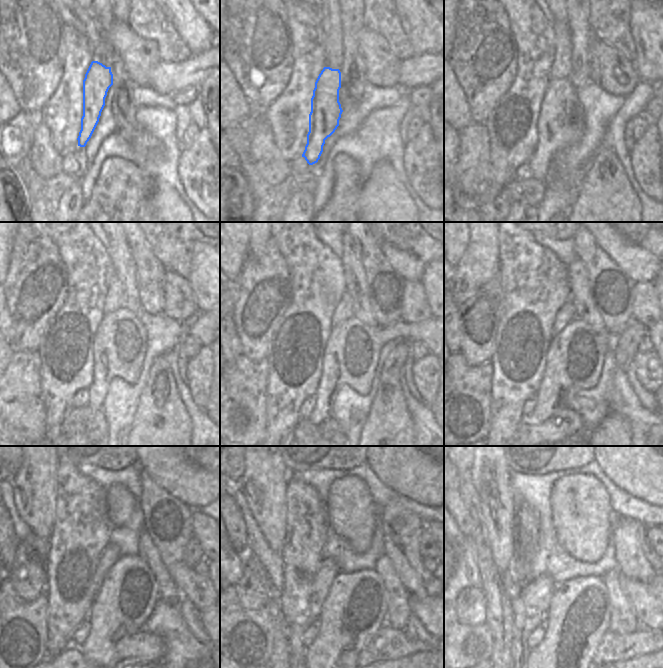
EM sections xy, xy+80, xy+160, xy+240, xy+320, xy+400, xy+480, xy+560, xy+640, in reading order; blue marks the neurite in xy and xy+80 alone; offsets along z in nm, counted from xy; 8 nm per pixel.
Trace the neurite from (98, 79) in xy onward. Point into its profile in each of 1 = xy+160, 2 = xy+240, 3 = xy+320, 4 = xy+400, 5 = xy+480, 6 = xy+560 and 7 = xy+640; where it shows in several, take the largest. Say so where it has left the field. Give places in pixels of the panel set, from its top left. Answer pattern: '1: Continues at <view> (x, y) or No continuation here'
1: Continues at xy+160 (561, 120)
2: Continues at xy+240 (120, 342)
3: Continues at xy+320 (351, 353)
4: Continues at xy+400 (575, 357)
5: Continues at xy+480 (125, 599)
6: Continues at xy+560 (355, 608)
7: Continues at xy+640 (578, 616).

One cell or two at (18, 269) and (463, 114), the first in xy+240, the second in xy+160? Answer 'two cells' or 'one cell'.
two cells

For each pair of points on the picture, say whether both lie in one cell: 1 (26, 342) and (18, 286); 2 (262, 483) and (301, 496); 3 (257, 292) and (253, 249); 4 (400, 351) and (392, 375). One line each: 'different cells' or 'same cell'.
1: same cell
2: different cells
3: different cells
4: same cell

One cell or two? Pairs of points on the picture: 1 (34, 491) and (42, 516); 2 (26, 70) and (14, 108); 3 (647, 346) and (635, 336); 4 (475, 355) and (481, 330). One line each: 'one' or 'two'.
1: one
2: two
3: two
4: one

